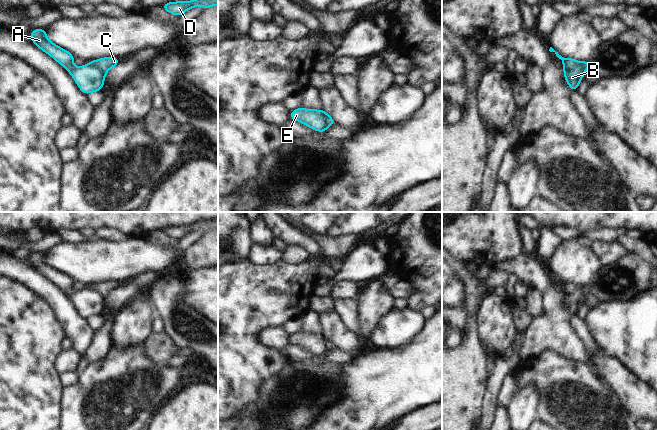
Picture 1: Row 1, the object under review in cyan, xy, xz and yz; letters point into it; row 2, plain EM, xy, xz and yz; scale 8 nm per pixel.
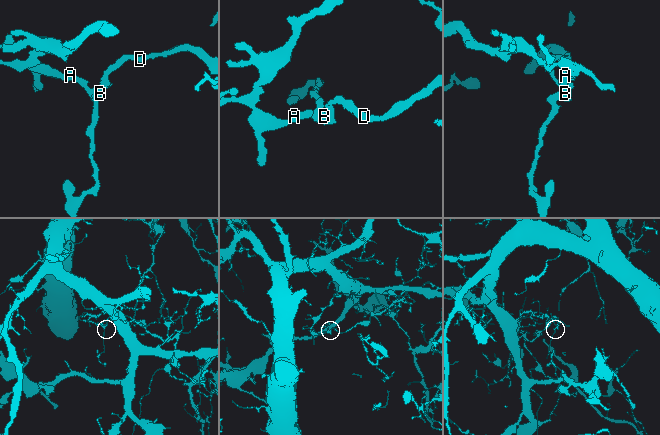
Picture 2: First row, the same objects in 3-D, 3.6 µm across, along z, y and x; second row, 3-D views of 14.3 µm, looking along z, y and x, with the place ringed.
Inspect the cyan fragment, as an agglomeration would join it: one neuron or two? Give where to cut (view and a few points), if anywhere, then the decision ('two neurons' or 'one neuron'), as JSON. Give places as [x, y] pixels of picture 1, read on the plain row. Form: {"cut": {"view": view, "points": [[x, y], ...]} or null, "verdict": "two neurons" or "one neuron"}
{"cut": {"view": "yz", "points": [[564, 292], [574, 292], [580, 289], [585, 294]]}, "verdict": "two neurons"}

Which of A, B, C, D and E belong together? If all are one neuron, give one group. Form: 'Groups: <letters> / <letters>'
Groups: A B E / C D

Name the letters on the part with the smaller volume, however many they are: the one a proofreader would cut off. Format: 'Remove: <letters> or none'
Remove: C, D

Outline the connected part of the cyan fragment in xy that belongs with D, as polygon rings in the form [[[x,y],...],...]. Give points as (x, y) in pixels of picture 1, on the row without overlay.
[[[218,219],[214,221],[199,221],[188,226],[171,226],[161,229],[167,236],[176,240],[182,239],[186,234],[202,229],[204,233],[218,229]]]

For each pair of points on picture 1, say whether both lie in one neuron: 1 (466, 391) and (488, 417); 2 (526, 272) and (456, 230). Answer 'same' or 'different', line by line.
1: different
2: different

